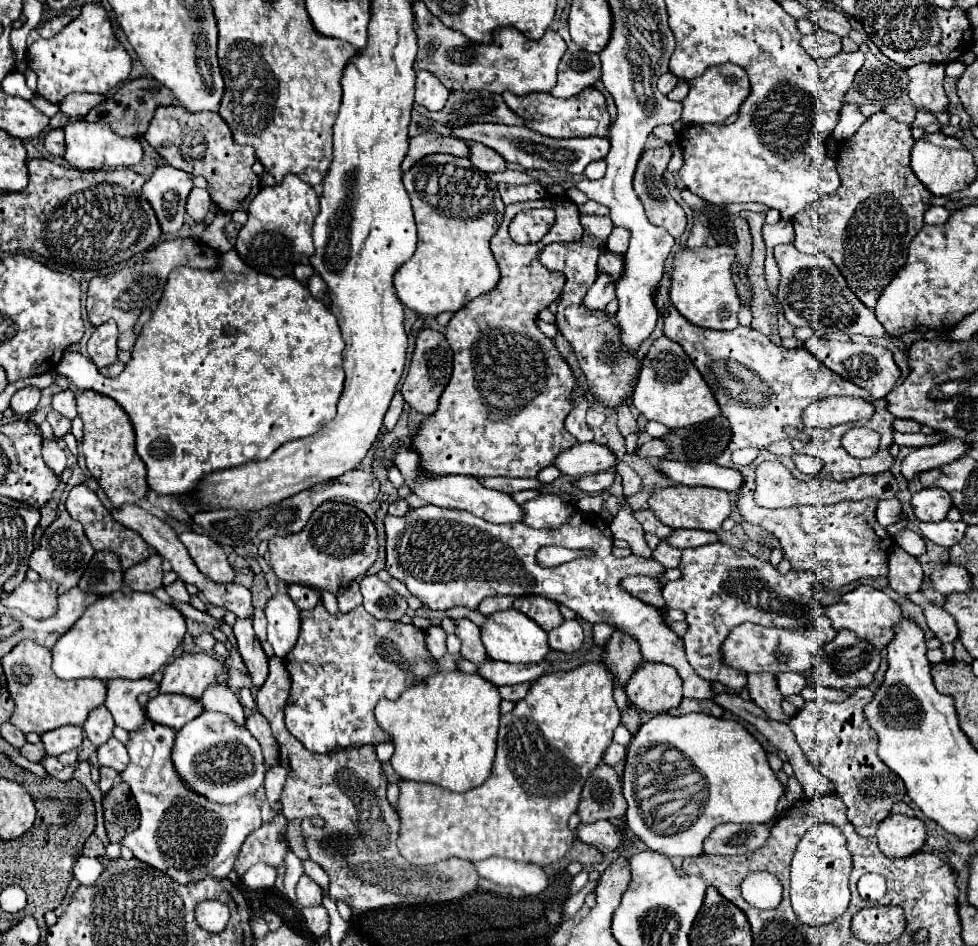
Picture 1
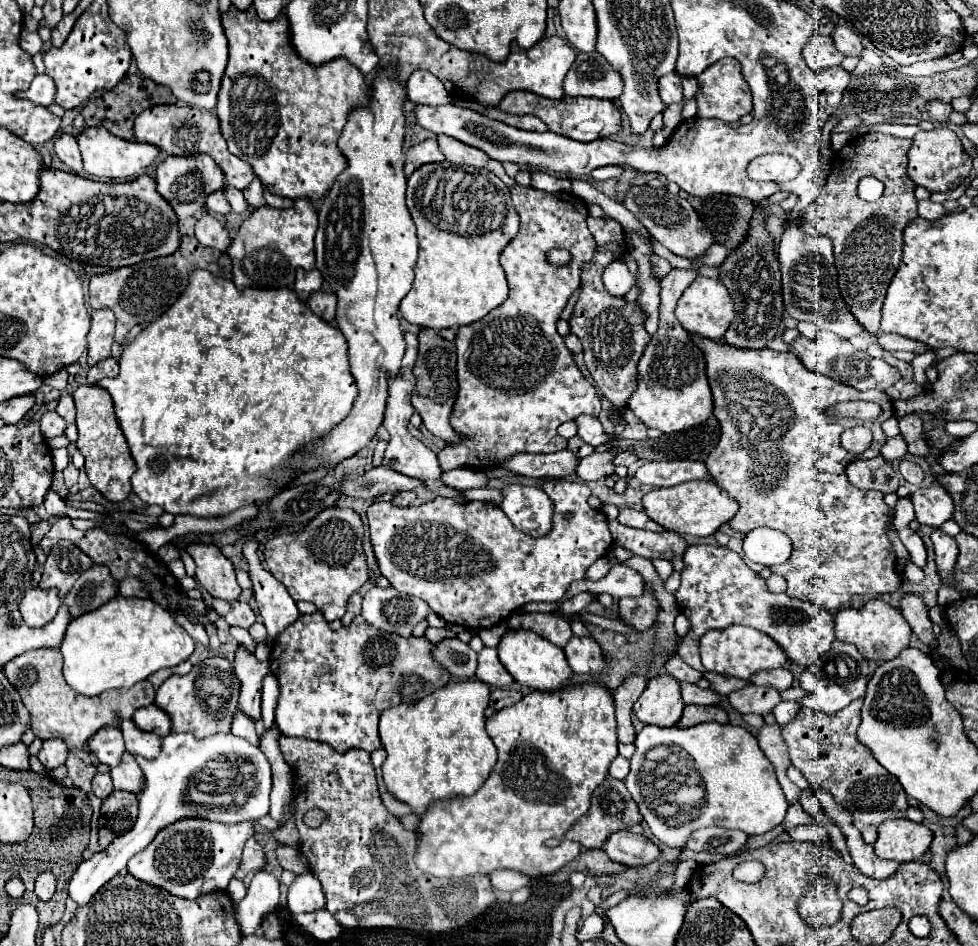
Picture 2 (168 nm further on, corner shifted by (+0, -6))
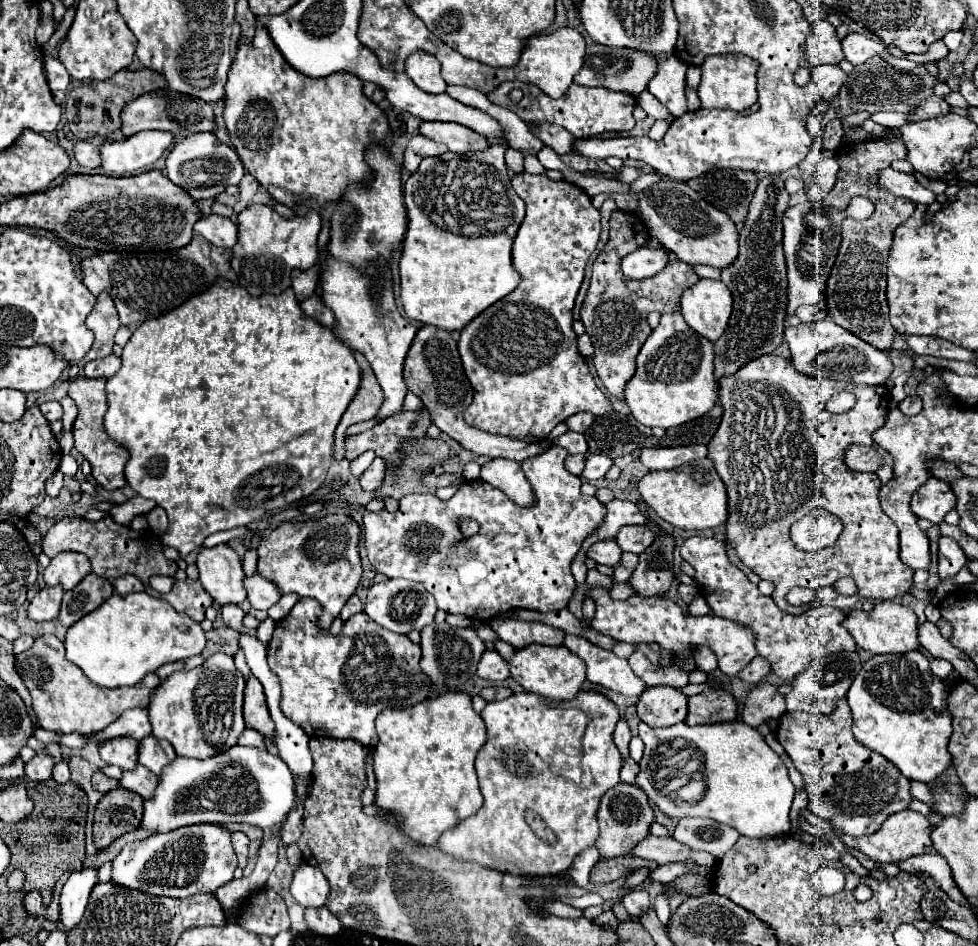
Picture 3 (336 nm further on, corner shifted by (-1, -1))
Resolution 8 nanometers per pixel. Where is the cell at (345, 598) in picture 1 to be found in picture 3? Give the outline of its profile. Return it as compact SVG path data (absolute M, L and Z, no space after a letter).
M353 595L347 603L345 603L345 607L343 607L343 611L341 611L341 619L343 621L347 621L351 615L355 615L355 613L361 613L363 611L363 603L359 601L359 597L357 595Z

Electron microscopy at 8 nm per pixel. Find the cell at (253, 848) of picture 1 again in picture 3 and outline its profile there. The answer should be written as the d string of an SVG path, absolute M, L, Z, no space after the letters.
M231 833L231 841L233 841L233 849L235 855L239 859L239 867L243 869L247 865L247 853L249 853L249 837L245 833Z

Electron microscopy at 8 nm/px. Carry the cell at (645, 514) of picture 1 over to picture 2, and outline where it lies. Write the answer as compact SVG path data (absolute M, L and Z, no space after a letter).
M622 510L618 516L618 522L624 526L632 526L632 528L642 528L642 530L652 530L652 532L662 532L664 528L660 524L656 524L654 520L650 520L646 516L646 512L638 512L638 510Z

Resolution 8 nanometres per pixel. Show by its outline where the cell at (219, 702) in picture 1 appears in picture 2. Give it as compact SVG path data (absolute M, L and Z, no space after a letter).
M240 710L236 712L236 718L232 718L232 734L248 740L254 746L258 746L258 734L254 730L254 722L246 714L242 714Z

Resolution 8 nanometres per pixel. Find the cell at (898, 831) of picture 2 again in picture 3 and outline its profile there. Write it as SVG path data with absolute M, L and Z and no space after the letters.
M899 811L895 815L891 815L879 831L875 831L869 837L861 837L861 839L853 839L853 837L841 837L841 841L861 853L865 853L869 859L873 859L875 863L899 863L903 859L915 857L915 855L923 855L931 851L931 823L927 817L923 817L921 813L915 811Z

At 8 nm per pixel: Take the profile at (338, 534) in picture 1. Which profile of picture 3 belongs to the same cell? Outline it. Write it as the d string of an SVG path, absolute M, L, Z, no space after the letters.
M327 515L321 519L309 519L303 523L283 523L269 535L261 537L259 575L279 587L281 593L297 593L299 597L313 597L321 603L323 611L317 621L321 631L329 631L329 625L339 617L347 599L355 593L361 581L359 559L359 525L347 515Z

